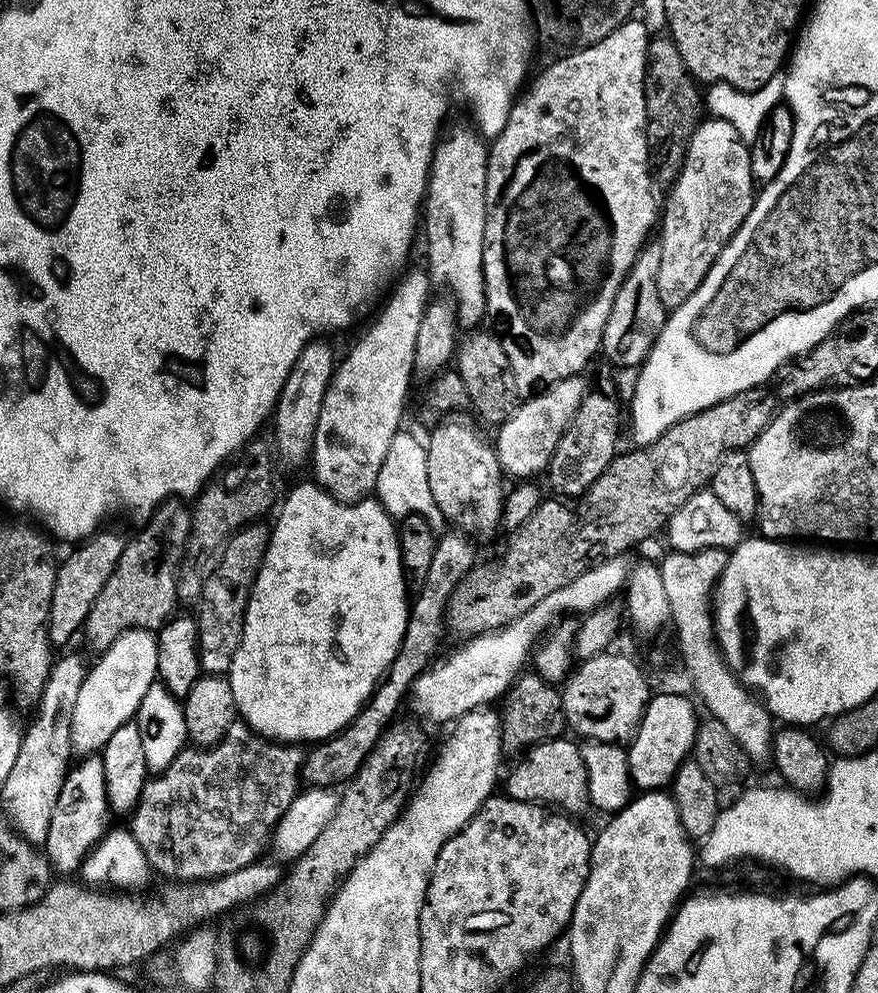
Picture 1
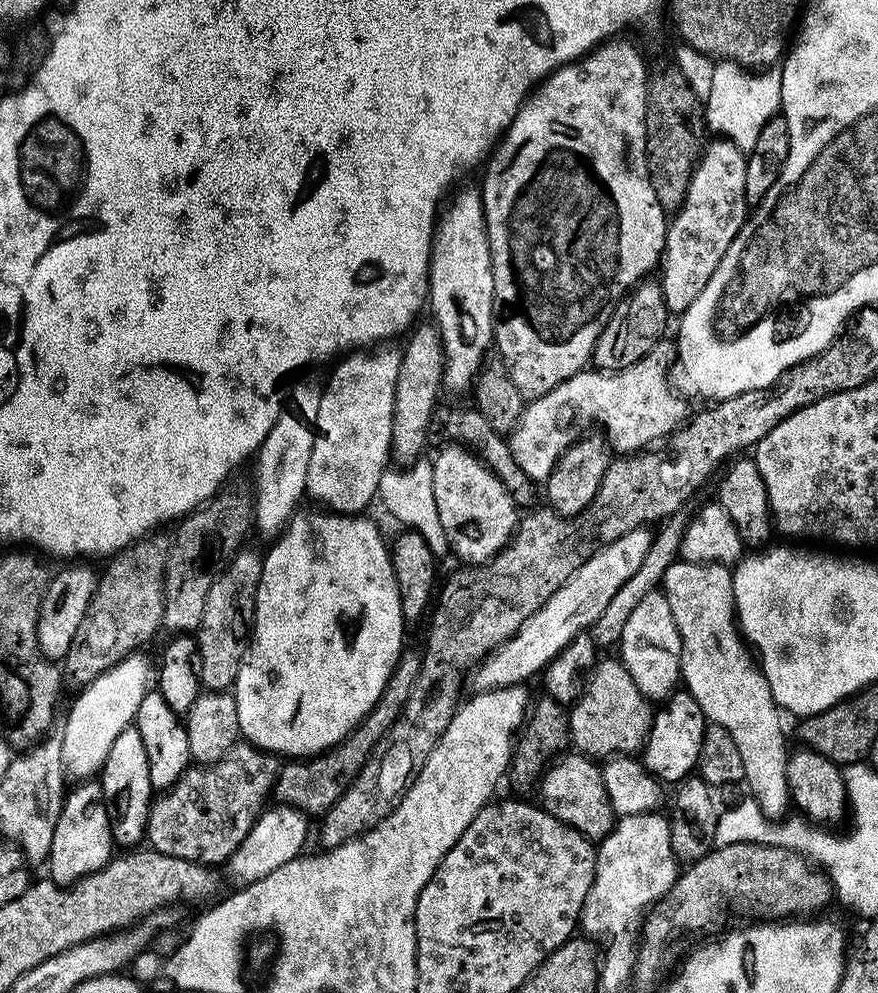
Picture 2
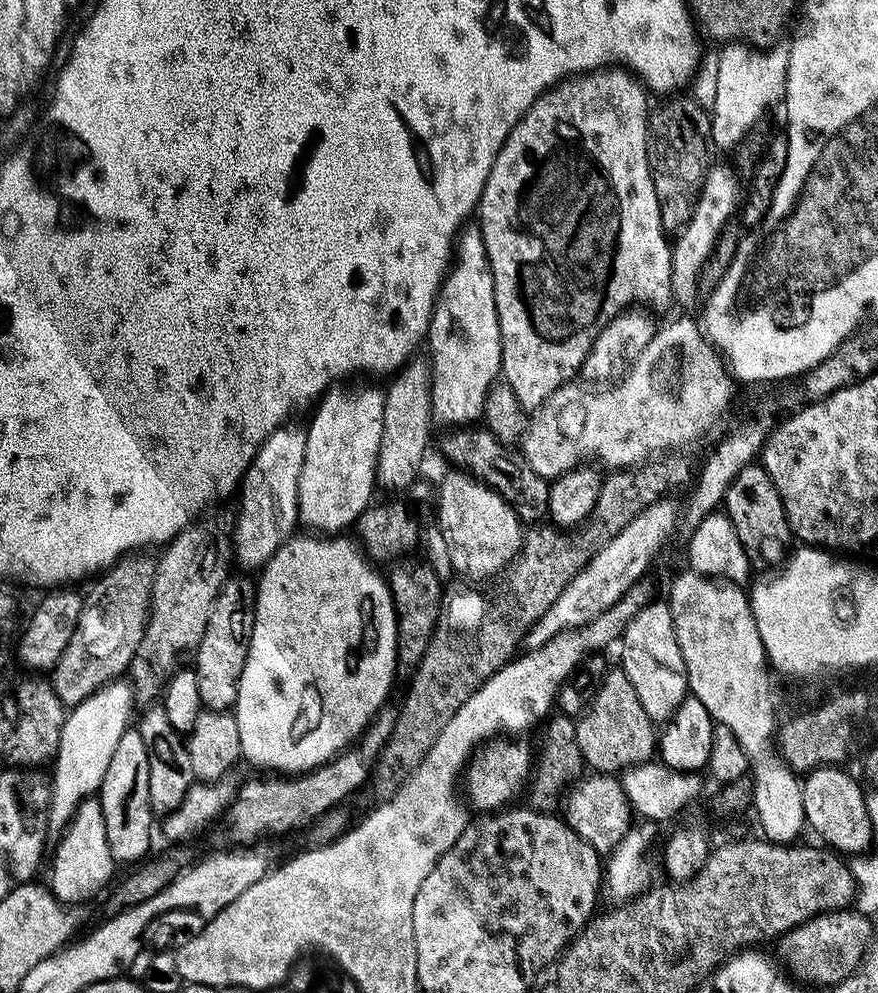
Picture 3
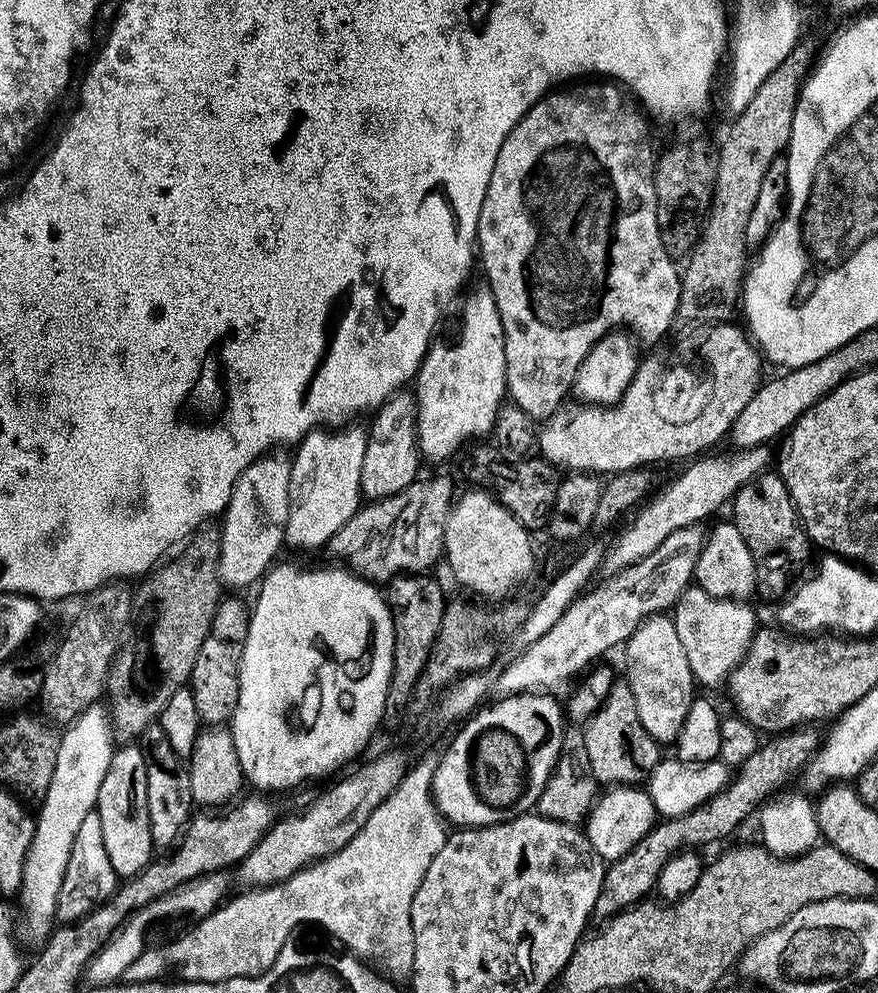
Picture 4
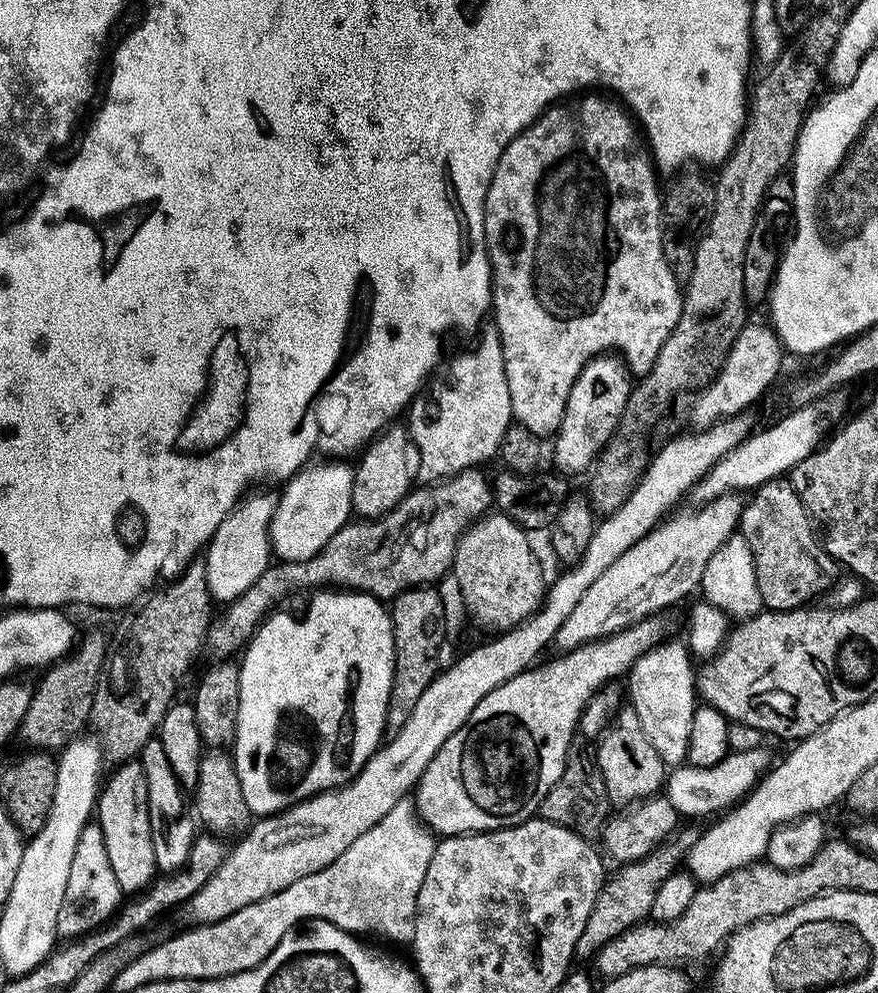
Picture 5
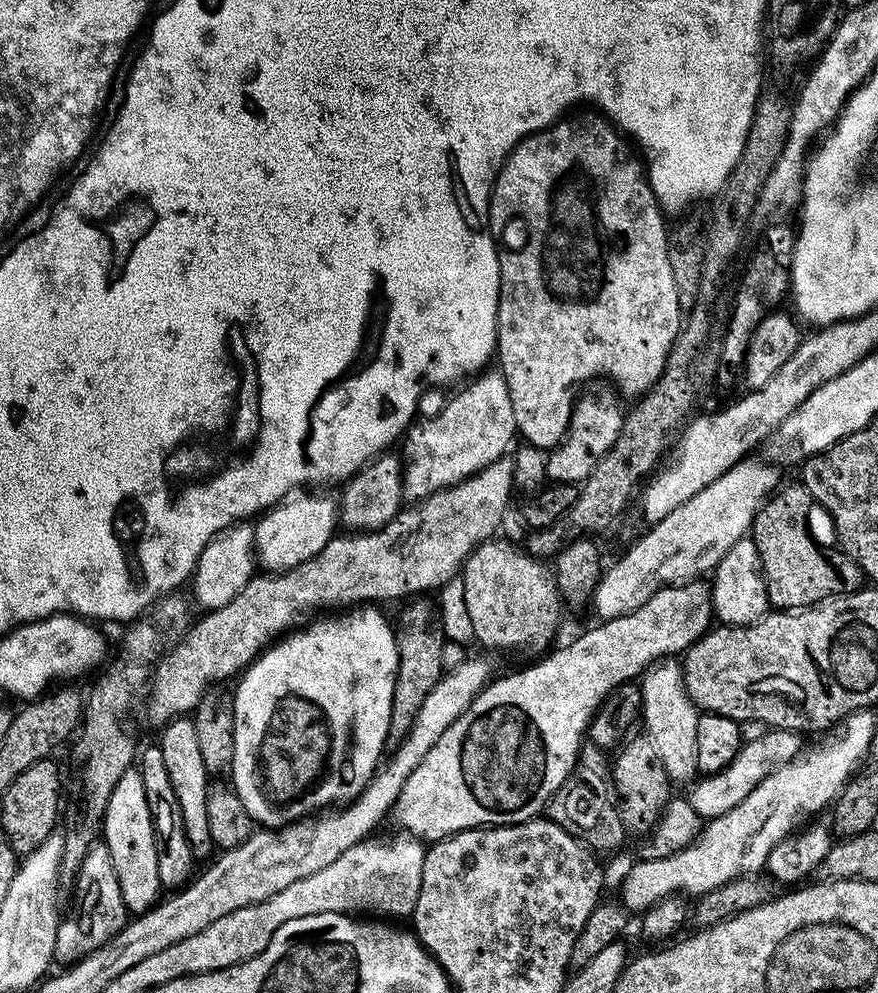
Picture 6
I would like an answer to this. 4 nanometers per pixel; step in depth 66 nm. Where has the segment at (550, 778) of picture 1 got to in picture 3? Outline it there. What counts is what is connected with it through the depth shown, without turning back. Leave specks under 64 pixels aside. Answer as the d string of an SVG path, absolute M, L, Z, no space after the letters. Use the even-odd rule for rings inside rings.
M593 772L583 775L569 787L562 804L562 816L565 823L601 856L611 855L634 820L623 785L609 773Z

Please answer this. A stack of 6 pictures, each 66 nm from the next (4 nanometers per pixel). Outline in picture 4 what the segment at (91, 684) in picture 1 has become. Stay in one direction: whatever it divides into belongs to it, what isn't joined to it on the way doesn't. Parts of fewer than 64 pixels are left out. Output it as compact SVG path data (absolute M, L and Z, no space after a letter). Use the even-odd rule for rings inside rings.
M107 707L87 708L63 729L54 778L50 778L44 799L39 801L40 812L35 813L34 842L26 856L26 870L18 893L18 901L24 907L24 920L40 938L47 937L57 923L58 890L62 890L62 878L66 874L66 862L70 862L74 837L86 814L95 809L98 789L102 786L102 778L106 778L113 751L112 721Z

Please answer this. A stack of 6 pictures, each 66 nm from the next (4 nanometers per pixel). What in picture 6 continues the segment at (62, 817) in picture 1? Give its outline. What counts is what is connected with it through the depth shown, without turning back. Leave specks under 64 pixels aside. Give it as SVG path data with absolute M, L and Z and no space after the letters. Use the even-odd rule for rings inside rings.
M103 842L90 846L86 858L82 858L82 866L76 871L74 883L76 901L72 904L72 913L56 925L56 945L52 958L60 966L71 966L113 940L130 919L126 902L122 902L122 886L118 886L118 874L114 874L110 850Z

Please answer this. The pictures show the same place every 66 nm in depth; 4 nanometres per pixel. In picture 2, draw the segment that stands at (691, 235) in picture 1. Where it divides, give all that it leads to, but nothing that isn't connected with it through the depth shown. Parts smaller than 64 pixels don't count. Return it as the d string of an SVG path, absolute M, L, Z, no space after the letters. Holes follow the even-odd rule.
M712 138L692 171L684 204L671 217L664 243L664 255L658 265L658 283L669 313L679 314L692 305L694 298L706 290L710 274L718 270L722 254L750 215L746 200L745 179L748 157L734 141Z

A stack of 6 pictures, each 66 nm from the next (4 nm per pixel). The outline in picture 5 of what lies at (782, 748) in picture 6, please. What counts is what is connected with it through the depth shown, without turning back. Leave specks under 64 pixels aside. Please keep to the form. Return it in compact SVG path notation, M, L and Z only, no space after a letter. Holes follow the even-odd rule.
M761 746L742 752L729 751L722 762L705 768L676 766L666 776L666 797L681 817L708 816L711 812L723 813L743 800L769 771L772 756Z

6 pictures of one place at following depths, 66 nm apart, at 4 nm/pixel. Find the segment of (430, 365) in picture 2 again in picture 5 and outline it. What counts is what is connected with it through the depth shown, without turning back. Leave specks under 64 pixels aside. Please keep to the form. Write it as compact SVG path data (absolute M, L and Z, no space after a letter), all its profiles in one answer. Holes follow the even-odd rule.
M396 422L378 433L371 444L363 449L360 458L360 465L357 463L354 468L352 511L357 517L375 520L377 516L384 516L398 506L398 502L402 502L412 491L418 476L420 455L407 427Z

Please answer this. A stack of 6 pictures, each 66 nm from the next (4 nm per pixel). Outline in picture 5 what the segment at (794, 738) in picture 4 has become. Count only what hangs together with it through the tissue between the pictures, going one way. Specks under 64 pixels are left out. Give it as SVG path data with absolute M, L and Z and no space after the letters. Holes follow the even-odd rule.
M680 826L671 838L657 845L652 852L640 860L621 863L617 872L607 877L600 887L598 898L594 902L594 910L590 910L590 918L586 918L586 927L576 943L575 959L591 961L606 942L613 940L618 933L633 928L636 924L643 924L651 917L654 906L654 894L658 894L658 886L662 886L664 879L677 869L687 857L688 852L698 842L701 829Z

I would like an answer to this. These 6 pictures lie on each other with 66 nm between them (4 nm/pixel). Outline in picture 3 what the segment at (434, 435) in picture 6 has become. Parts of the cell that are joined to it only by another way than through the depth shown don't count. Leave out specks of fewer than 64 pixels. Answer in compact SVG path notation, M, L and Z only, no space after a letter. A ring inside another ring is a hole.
M465 227L457 235L454 256L428 324L426 348L428 344L432 369L430 398L432 419L437 425L468 426L483 417L488 389L501 375L502 334L494 302L494 278L479 227Z

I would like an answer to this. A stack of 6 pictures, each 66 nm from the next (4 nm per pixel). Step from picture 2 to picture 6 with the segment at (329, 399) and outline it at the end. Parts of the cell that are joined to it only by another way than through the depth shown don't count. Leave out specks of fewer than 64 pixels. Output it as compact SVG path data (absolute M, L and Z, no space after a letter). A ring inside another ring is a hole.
M300 490L280 501L274 508L269 508L254 524L254 556L265 573L285 572L318 554L328 545L338 528L338 504L328 496L315 496L315 491Z

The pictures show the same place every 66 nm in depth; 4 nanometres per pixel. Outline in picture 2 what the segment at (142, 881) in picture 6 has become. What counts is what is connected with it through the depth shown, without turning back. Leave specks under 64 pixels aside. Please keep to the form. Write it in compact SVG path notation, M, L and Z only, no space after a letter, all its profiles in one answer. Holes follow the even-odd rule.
M134 726L122 730L122 734L114 738L114 746L110 746L110 754L106 754L104 767L98 773L98 783L106 802L113 841L119 847L121 844L124 850L139 845L136 843L143 841L148 831L148 812L152 808L154 789L150 782L150 762L146 762L146 745Z

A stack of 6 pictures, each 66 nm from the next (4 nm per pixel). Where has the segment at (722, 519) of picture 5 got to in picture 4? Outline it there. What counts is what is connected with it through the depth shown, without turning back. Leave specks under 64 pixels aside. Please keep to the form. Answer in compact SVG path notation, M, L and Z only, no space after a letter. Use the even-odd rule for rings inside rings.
M693 526L674 530L674 534L670 534L670 538L654 550L654 554L605 579L605 584L594 592L582 594L568 607L566 614L562 614L562 618L558 618L558 622L554 622L554 626L538 638L538 642L527 645L524 653L494 680L495 691L497 688L500 694L519 694L556 690L552 688L566 683L571 676L580 671L583 673L593 662L607 657L604 655L611 648L619 649L647 616L667 613L693 583L696 563L706 539L705 529L702 529Z

